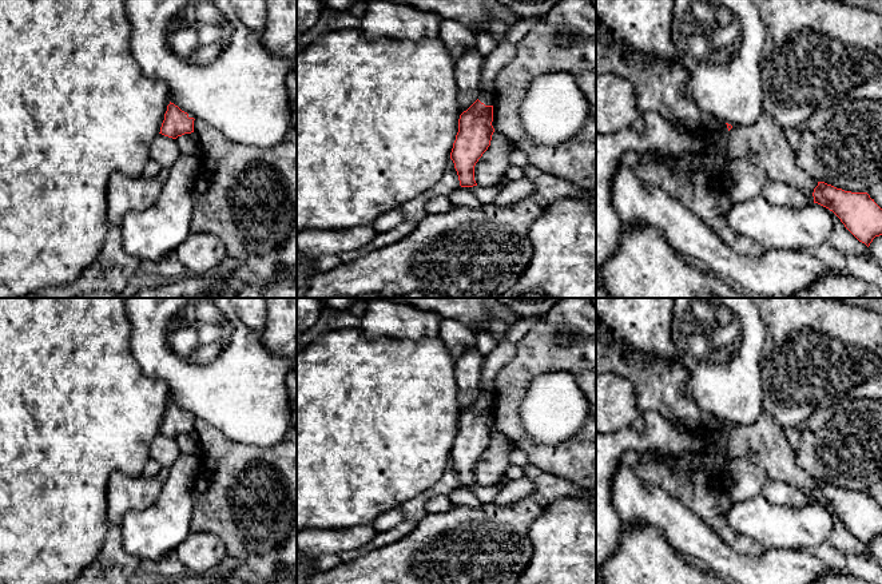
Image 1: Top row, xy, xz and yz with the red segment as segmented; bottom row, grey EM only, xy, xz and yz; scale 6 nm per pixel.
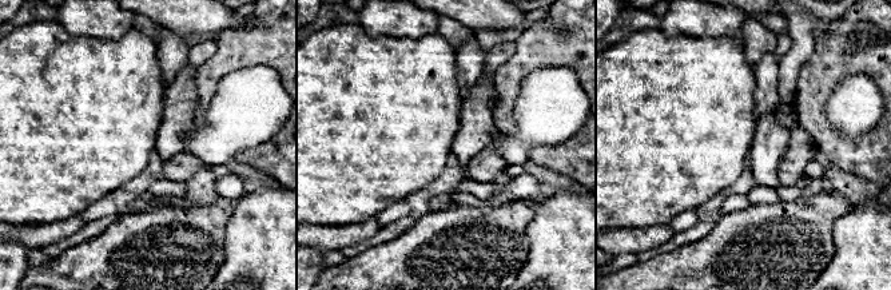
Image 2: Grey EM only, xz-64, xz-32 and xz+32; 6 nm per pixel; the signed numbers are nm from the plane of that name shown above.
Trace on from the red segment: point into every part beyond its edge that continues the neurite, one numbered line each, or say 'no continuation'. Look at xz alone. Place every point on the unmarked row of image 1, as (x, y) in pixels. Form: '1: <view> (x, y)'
1: xz (487, 397)

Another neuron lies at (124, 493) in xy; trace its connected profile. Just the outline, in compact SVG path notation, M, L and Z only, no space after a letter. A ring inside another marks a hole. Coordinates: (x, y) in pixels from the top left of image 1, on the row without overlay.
M114 472L108 478L106 496L108 521L120 525L127 512L148 508L159 496L163 484L156 476Z

